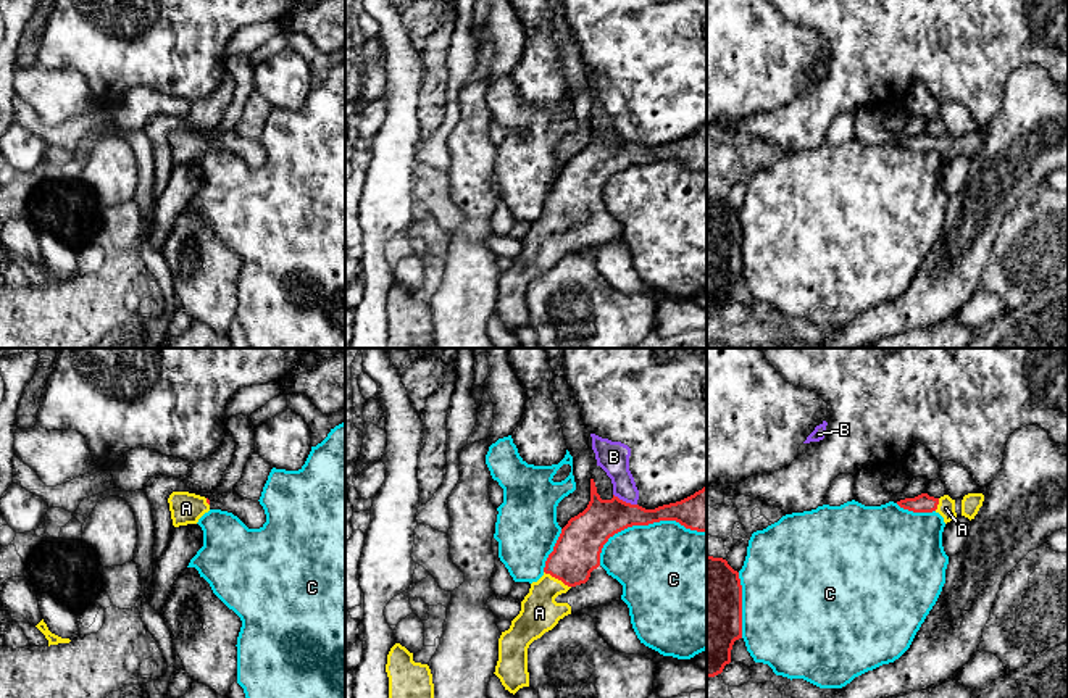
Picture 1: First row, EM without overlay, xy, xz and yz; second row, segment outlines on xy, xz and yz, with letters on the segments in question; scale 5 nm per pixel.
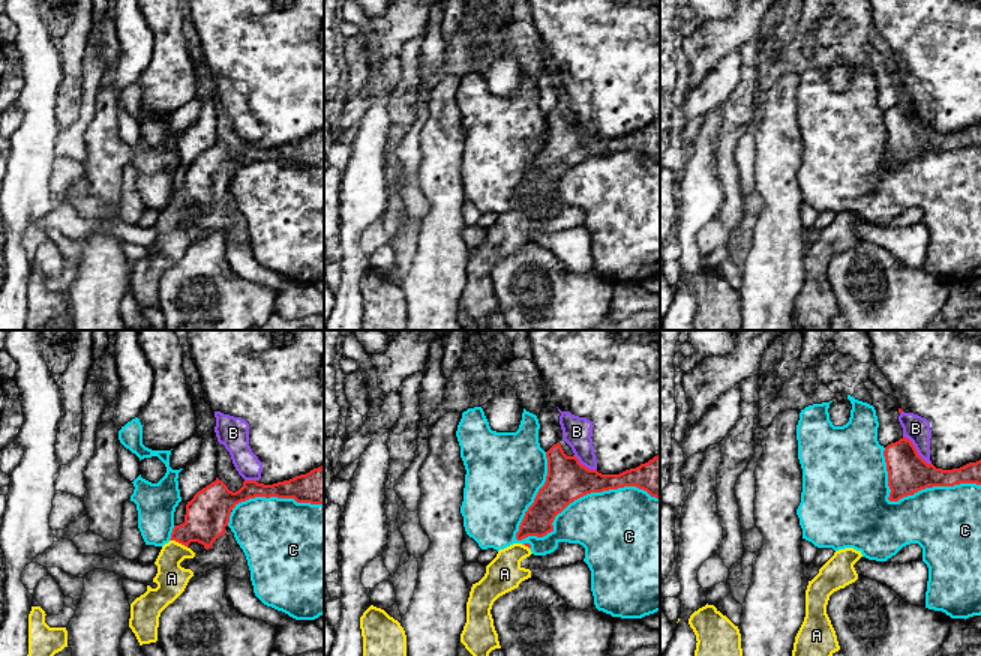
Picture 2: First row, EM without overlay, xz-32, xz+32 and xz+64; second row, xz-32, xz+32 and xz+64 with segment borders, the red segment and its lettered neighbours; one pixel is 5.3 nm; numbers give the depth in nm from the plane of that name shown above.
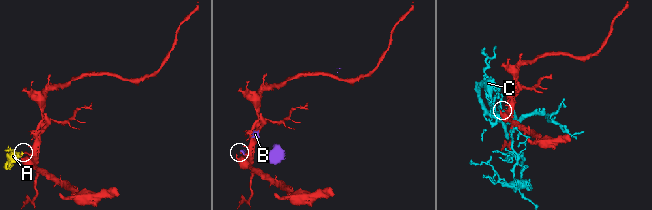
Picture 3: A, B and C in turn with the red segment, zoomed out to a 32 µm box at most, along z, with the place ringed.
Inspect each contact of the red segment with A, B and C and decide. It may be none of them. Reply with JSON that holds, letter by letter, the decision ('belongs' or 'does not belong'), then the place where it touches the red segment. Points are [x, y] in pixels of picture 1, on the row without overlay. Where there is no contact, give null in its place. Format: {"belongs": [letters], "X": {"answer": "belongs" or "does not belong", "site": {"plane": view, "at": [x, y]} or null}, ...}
{"belongs": ["A"], "A": {"answer": "belongs", "site": {"plane": "xz", "at": [557, 216]}}, "B": {"answer": "does not belong", "site": {"plane": "xz", "at": [625, 141]}}, "C": {"answer": "does not belong", "site": {"plane": "xz", "at": [644, 163]}}}

